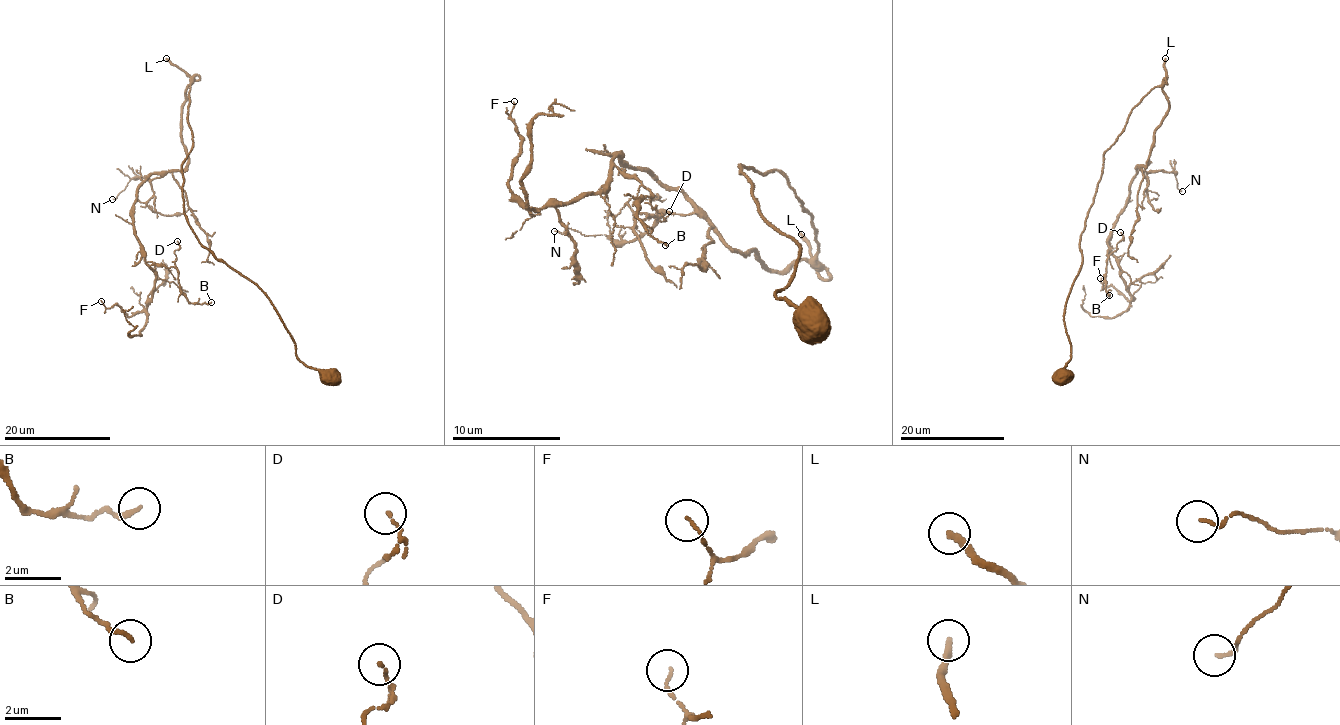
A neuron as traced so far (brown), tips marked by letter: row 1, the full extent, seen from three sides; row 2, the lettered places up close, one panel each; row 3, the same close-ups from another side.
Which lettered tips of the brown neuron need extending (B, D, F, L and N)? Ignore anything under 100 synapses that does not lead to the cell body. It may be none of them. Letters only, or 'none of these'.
L

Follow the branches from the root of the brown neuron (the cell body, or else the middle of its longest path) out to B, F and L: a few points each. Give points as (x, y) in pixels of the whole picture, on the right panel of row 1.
B: (1064, 378), (1064, 307), (1103, 154), (1161, 87), (1168, 114), (1108, 242), (1109, 295)
F: (1064, 378), (1064, 307), (1103, 154), (1161, 87), (1168, 114), (1108, 242), (1132, 297), (1100, 278)
L: (1064, 378), (1071, 356), (1064, 307), (1082, 266), (1081, 234), (1103, 154), (1130, 110), (1165, 81), (1165, 58)

